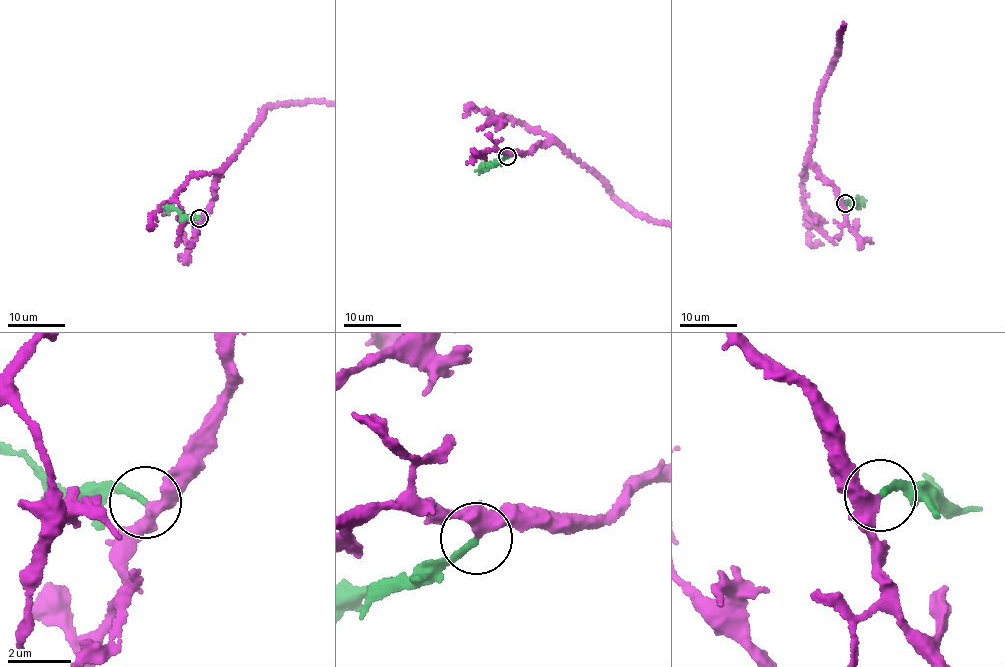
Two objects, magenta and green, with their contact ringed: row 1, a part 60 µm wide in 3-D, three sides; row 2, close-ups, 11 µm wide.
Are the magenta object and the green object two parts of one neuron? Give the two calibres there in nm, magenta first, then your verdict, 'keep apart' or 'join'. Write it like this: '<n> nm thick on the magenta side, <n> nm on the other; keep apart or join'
300 nm thick on the magenta side, 190 nm on the other; join

